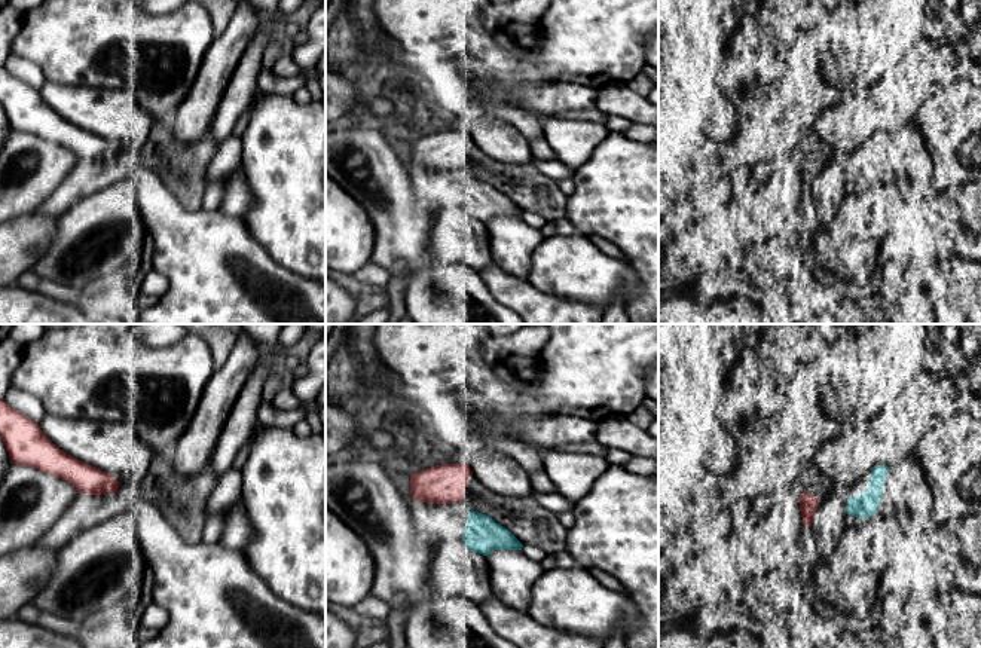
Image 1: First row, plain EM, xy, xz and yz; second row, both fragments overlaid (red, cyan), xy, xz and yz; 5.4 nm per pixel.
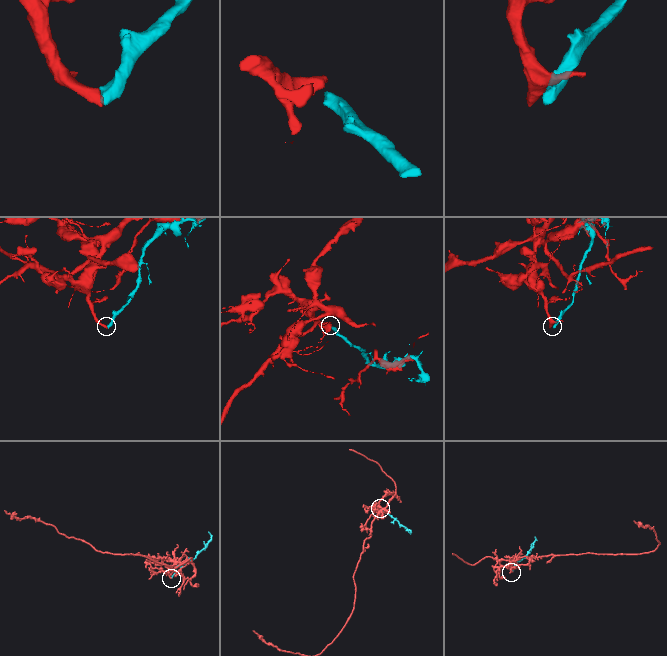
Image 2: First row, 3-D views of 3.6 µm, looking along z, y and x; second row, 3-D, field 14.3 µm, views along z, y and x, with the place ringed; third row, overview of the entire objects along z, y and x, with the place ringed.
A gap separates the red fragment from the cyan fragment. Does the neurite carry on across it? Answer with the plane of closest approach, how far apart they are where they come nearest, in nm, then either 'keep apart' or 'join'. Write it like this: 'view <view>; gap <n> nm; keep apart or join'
view xz; gap 80 nm; keep apart

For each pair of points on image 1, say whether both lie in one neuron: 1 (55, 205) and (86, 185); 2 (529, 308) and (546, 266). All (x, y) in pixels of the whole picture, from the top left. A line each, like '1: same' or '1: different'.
1: same
2: different

